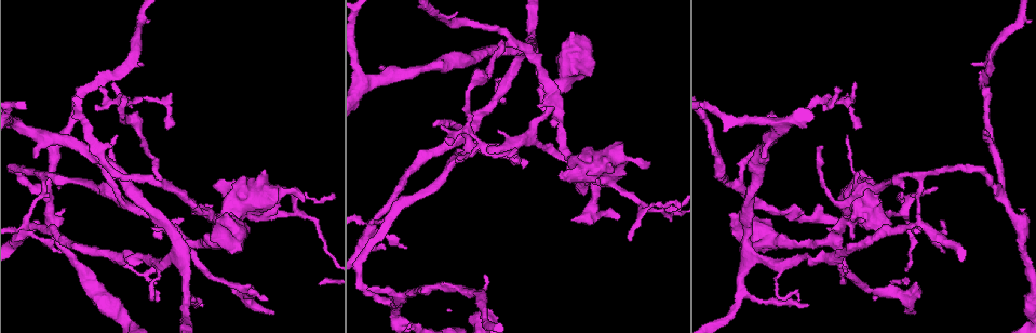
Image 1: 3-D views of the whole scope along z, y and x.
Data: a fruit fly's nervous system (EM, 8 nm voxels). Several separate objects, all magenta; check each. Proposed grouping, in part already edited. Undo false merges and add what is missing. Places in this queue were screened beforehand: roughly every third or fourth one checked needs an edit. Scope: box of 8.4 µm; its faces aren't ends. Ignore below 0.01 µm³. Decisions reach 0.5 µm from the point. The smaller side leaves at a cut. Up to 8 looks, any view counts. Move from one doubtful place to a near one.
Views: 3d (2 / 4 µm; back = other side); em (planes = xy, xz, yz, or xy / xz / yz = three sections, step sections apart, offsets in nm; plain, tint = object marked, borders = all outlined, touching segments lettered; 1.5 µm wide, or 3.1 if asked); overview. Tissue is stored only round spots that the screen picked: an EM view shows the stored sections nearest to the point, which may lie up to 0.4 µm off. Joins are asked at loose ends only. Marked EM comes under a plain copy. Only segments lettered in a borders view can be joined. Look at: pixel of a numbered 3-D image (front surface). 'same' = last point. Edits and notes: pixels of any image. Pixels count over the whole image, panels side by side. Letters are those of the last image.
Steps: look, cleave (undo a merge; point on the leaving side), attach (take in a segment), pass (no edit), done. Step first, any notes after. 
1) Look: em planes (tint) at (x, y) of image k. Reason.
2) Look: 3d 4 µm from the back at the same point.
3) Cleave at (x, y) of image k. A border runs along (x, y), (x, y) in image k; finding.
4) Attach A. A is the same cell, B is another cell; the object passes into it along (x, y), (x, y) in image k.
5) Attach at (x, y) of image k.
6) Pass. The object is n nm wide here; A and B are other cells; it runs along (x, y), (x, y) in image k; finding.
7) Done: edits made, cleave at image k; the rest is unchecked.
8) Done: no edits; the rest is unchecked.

Look: 3d 4 µm at (573, 220) of image 1. Free end.

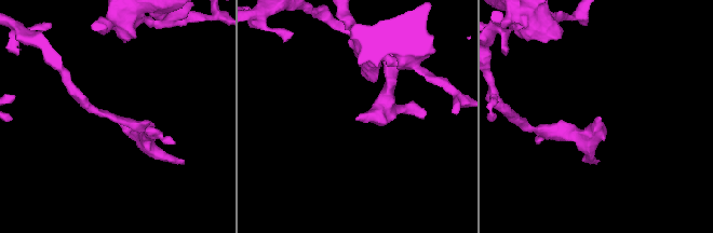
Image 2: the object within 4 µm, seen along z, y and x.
Look: em xz step 8 (tint) at (356, 120) of image 2. Now the EM.

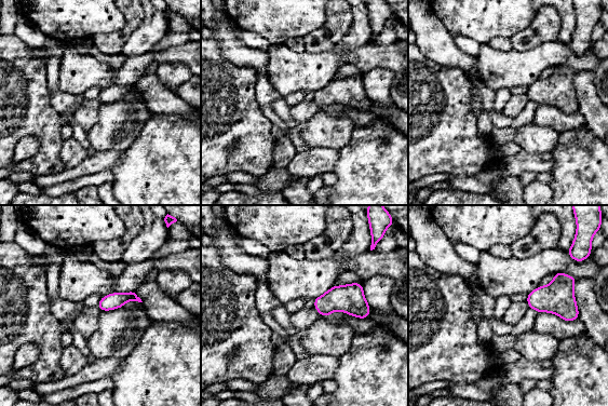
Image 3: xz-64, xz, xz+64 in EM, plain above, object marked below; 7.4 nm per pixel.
Look: em planes (borders) at the same point.

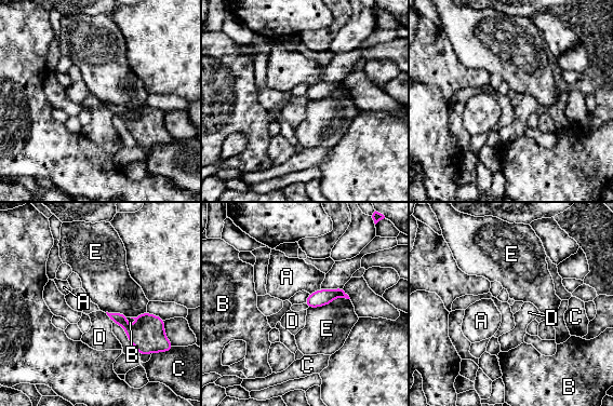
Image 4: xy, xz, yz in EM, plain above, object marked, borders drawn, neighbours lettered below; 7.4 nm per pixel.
Pass. The longest contact is with E, 320 nm; A, B, C, D and E are other cells; a border runs along (349, 298), (308, 308) in image 4; no lettered segment goes on from it.

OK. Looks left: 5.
Look: em planes (borders) at (915, 222) of image 1. Sharp bend.

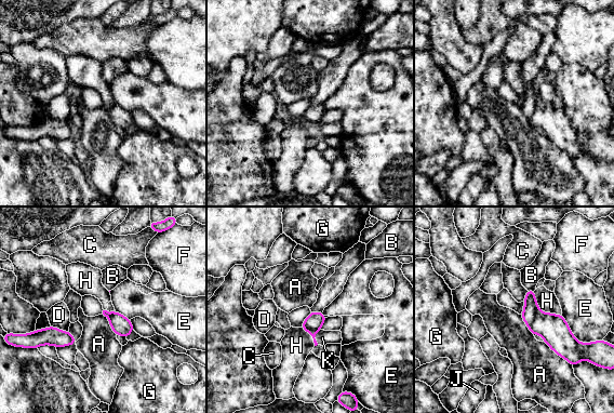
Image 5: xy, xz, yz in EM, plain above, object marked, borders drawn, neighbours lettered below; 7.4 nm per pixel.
Cleave at (554, 329) of image 5. The object is 140 nm wide here; A, B, C, D, E, F, G, H, J and K are other cells; a border runs along (538, 310), (529, 327) in image 5; two neurons meet here.

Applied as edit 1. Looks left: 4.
Look: em planes (borders) at (461, 151) of image 1. Free end.

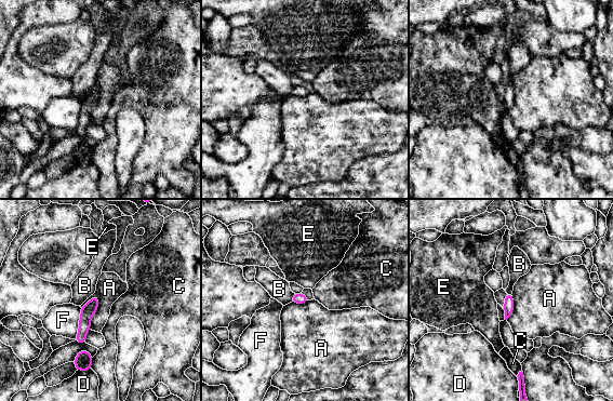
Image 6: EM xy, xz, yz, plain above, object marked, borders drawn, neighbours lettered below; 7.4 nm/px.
Pass. A, B, C, D, E and F are other cells; a border runs along (96, 294), (98, 306), (89, 329) in image 6; none of them fits.

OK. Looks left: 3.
Done: edits made, cleave at image 5; the rest is unchecked.

